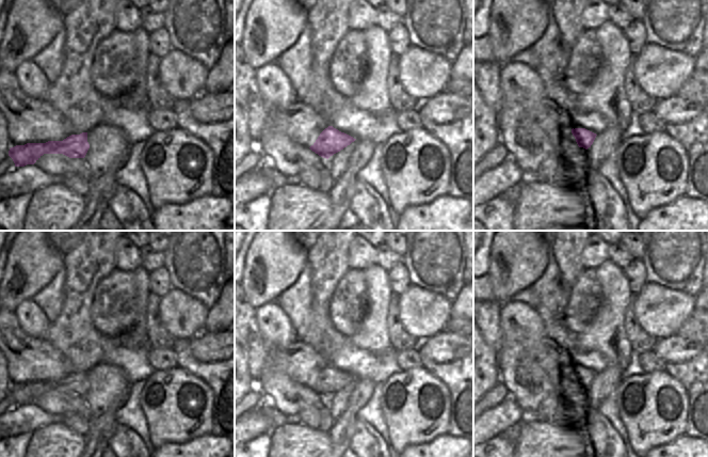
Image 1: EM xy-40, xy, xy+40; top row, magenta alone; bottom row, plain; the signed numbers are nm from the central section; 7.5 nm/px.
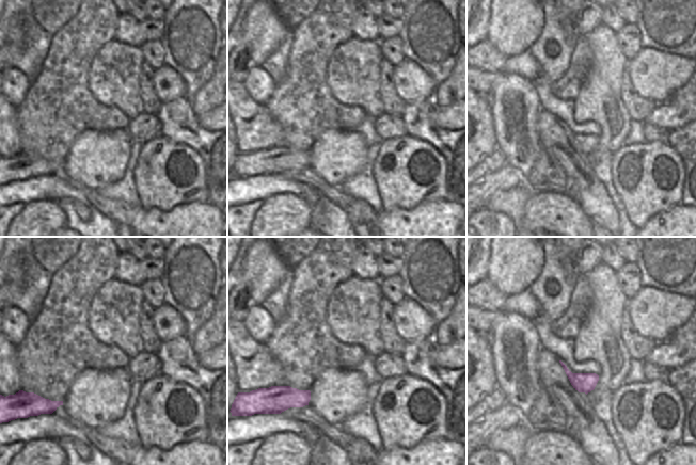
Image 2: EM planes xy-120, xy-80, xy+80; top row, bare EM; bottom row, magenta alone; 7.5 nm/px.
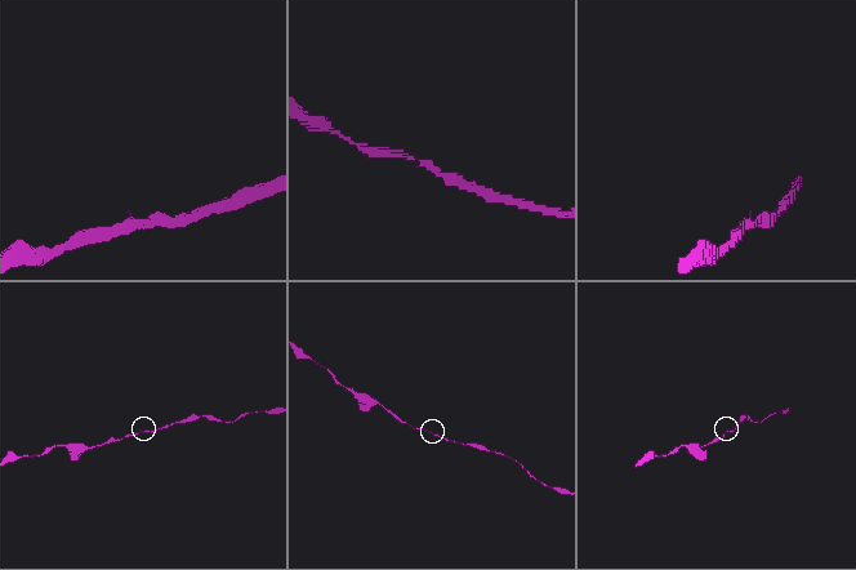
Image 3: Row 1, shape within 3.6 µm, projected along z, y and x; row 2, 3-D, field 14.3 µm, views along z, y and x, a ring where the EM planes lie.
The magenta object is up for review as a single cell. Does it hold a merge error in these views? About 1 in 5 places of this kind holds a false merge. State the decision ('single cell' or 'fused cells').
single cell

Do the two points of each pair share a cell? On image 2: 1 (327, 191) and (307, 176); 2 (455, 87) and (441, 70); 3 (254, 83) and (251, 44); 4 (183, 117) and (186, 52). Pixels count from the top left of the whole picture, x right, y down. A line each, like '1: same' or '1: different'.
1: same
2: different
3: different
4: different

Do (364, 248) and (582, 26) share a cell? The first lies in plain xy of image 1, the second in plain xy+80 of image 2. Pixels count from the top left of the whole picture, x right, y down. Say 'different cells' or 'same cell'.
same cell

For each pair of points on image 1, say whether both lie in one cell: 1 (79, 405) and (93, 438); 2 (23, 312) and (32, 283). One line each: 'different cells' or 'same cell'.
1: different cells
2: different cells

